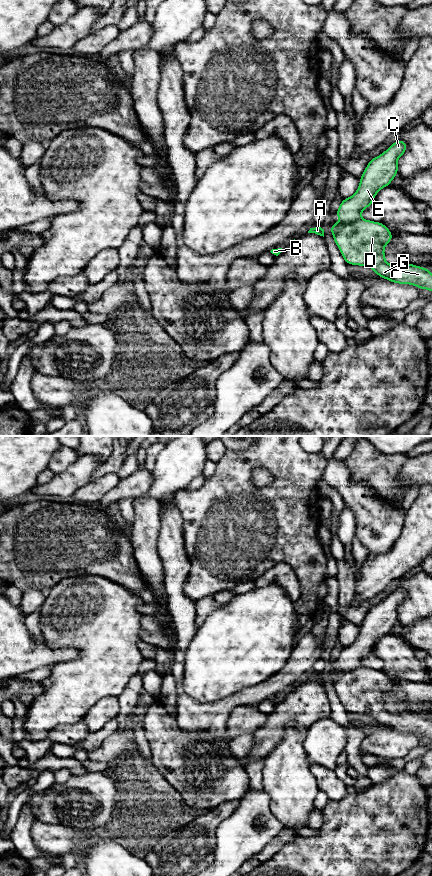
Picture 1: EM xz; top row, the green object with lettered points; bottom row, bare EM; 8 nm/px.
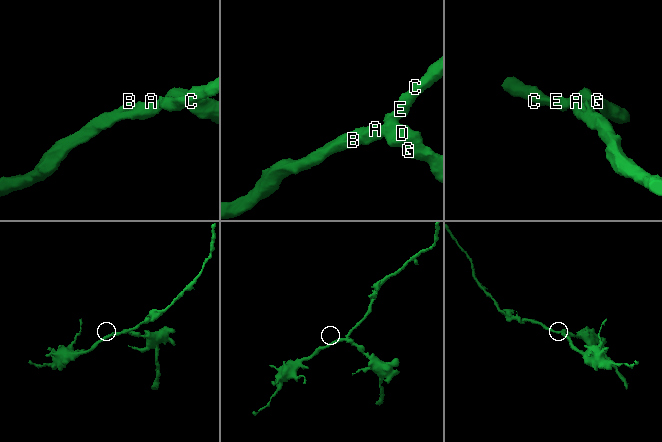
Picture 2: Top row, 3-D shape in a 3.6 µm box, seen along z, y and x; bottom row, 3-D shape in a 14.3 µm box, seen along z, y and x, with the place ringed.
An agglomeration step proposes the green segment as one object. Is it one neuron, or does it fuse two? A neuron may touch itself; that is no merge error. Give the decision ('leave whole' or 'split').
split

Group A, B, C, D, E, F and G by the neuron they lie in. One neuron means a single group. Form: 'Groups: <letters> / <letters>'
Groups: A B C E / D F G

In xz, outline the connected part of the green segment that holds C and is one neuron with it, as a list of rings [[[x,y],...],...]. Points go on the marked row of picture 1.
[[[396,140],[381,155],[372,158],[366,166],[357,191],[342,202],[335,212],[341,223],[350,223],[361,218],[361,212],[372,205],[376,194],[398,175],[398,159],[408,146],[403,140]]]

